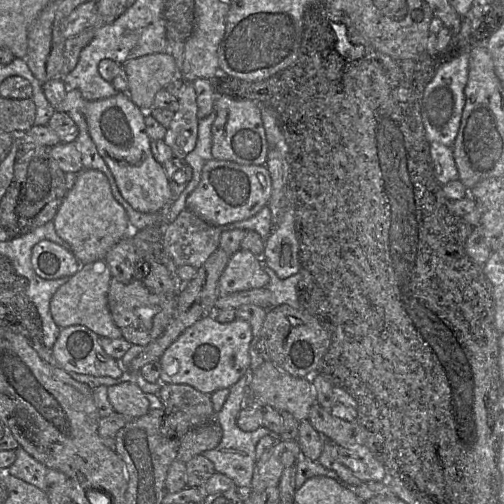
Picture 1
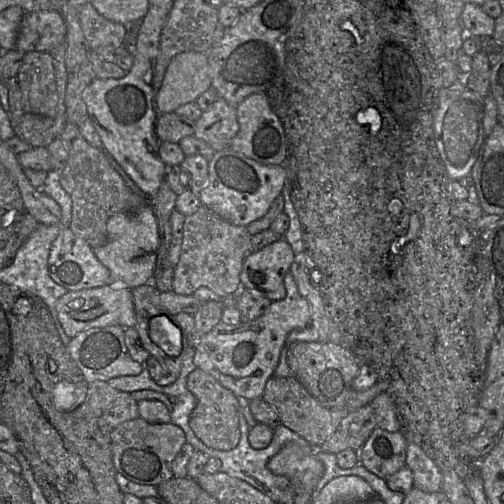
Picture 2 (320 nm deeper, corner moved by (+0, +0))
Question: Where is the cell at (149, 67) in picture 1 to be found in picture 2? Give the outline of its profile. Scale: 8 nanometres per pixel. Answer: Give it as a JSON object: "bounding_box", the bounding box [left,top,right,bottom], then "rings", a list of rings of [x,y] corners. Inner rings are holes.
{"bounding_box":[155,52,210,114],"rings":[[[181,52],[171,59],[166,69],[161,87],[155,95],[155,109],[159,114],[174,112],[180,105],[194,102],[201,93],[210,88],[207,53]]]}

